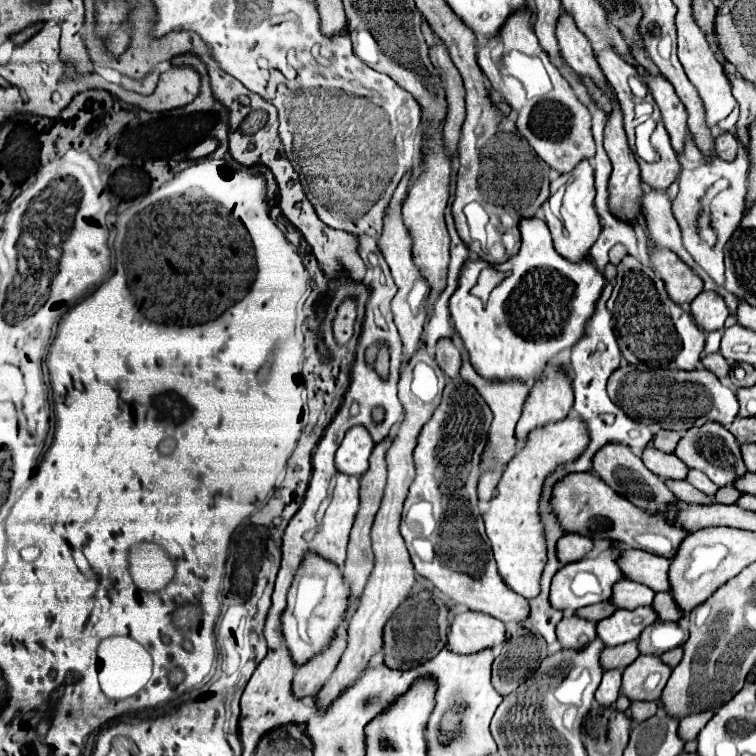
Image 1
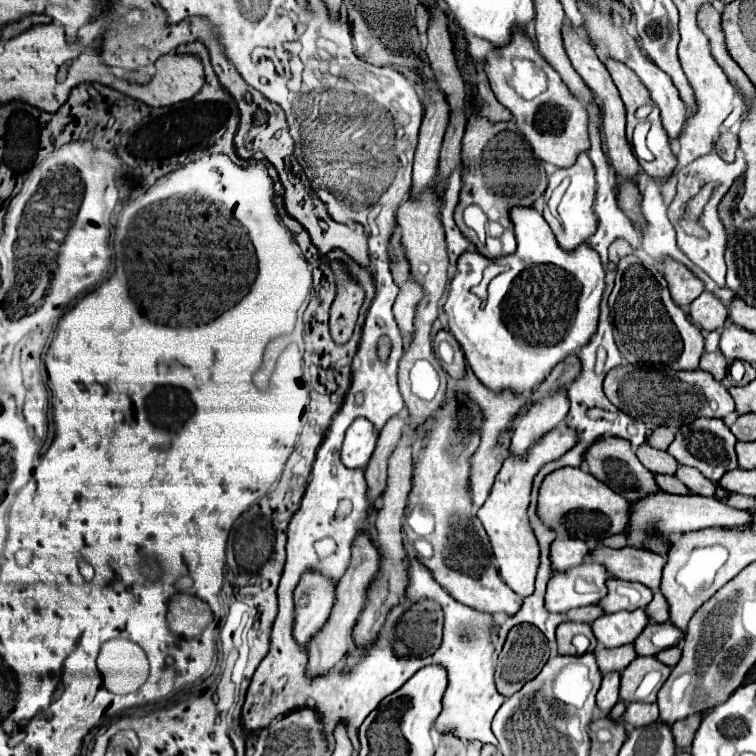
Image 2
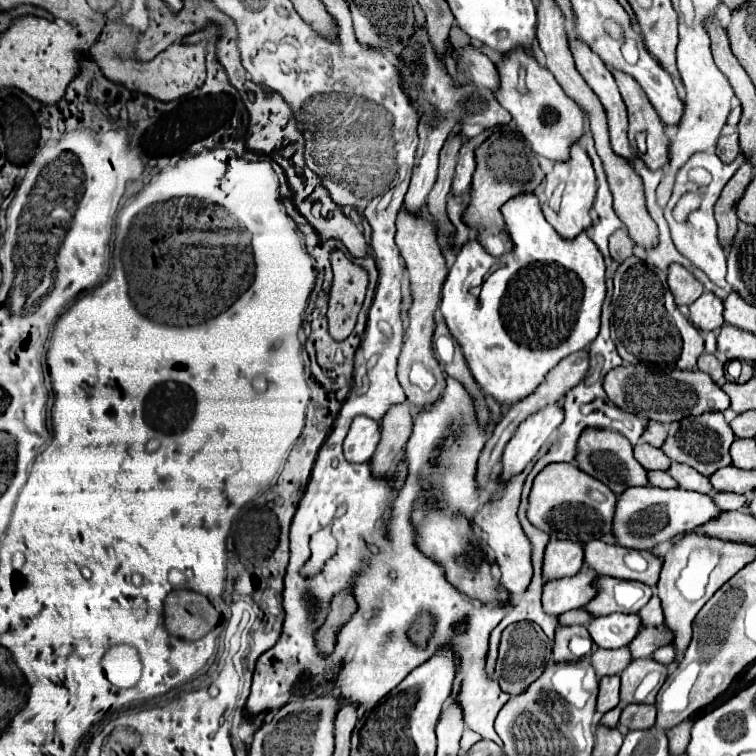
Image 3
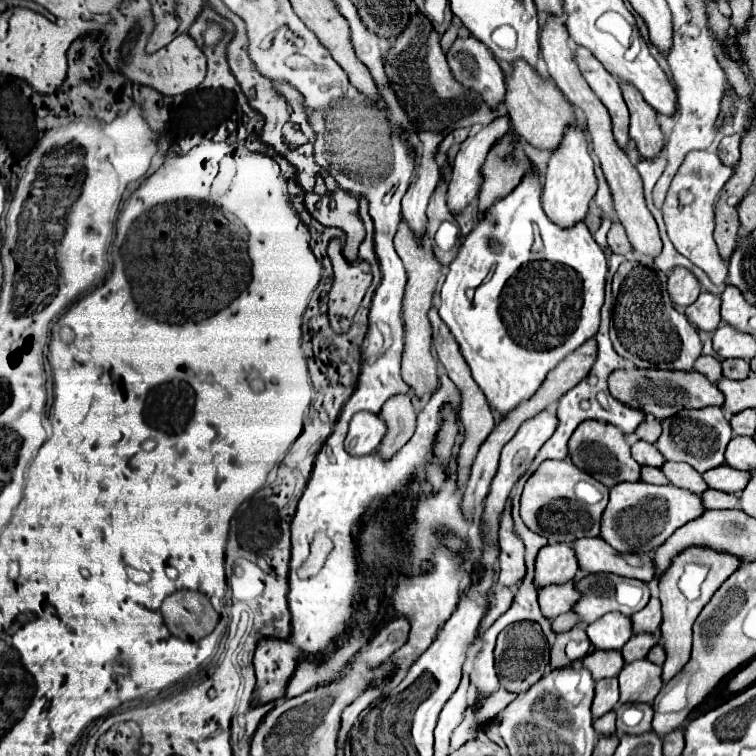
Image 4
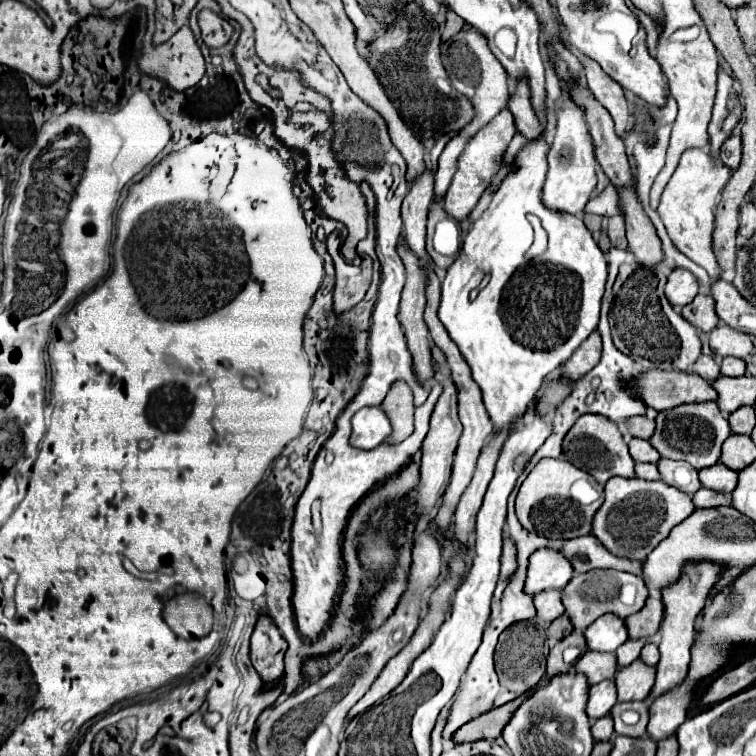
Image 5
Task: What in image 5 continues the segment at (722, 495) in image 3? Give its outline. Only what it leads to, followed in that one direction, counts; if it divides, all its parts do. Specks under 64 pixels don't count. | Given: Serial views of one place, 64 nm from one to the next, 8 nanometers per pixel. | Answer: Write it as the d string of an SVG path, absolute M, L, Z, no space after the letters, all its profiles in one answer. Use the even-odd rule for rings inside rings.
M700 488L698 492L692 494L692 502L694 502L696 508L716 508L716 506L730 504L730 498L726 498L720 492L708 490L708 488Z

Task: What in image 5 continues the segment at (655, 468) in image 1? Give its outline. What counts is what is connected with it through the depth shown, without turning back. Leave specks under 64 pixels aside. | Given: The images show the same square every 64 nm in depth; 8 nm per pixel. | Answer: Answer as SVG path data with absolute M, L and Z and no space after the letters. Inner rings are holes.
M632 438L628 442L630 446L630 456L636 460L636 462L656 462L660 458L660 454L652 448L652 444L648 440L642 440L642 438Z

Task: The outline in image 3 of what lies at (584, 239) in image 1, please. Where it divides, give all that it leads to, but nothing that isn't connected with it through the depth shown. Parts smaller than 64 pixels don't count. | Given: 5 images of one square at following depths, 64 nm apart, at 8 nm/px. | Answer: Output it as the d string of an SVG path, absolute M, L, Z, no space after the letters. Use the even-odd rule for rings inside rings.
M580 142L572 144L570 148L570 156L568 160L562 160L562 162L554 162L554 168L550 174L546 174L546 194L550 198L550 194L554 192L554 188L558 184L566 184L564 188L564 194L562 194L562 202L560 202L560 210L552 210L546 204L542 204L542 212L546 216L546 220L554 226L554 230L558 234L562 234L564 238L572 238L576 234L580 234L582 230L590 228L592 220L590 220L590 206L594 202L594 196L596 196L596 176L594 176L594 168L592 168L592 160L588 158L586 150L580 146Z

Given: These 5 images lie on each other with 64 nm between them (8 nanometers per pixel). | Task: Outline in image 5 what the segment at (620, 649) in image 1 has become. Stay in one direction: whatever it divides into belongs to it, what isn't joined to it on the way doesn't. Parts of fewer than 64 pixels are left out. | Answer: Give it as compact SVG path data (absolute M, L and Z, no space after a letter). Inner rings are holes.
M586 652L584 656L578 658L578 662L574 664L574 670L584 674L588 680L588 686L594 686L602 680L614 678L616 674L616 658L614 654L608 652Z

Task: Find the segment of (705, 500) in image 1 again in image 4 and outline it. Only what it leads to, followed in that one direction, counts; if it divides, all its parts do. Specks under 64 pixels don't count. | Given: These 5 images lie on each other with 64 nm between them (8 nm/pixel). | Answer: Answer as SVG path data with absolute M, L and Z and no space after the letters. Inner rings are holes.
M642 466L642 468L640 468L640 474L642 474L642 480L644 480L644 482L650 482L650 484L668 484L668 480L666 480L666 476L662 474L660 468Z

